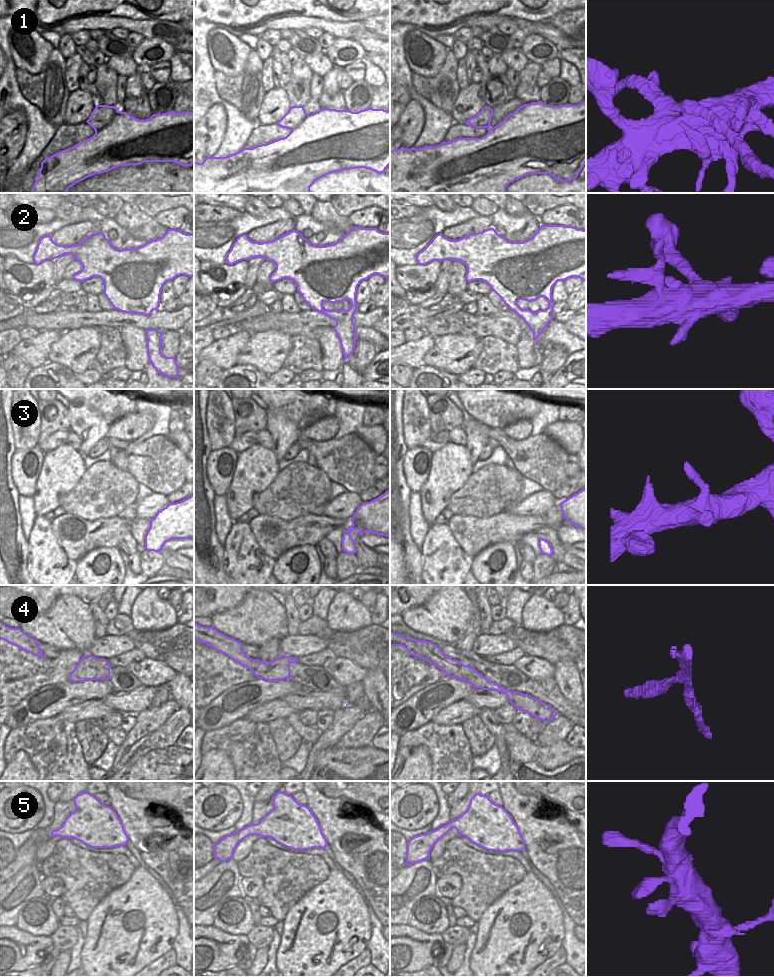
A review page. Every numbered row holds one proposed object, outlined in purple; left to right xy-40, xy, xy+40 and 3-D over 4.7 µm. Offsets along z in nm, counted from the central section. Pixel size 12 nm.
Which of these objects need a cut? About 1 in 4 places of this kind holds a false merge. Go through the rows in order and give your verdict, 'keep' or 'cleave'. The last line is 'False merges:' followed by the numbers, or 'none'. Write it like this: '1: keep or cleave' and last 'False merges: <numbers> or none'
1: cleave
2: keep
3: keep
4: cleave
5: keep
False merges: 1, 4

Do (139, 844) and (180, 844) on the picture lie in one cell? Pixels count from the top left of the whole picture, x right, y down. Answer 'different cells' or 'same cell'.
same cell

